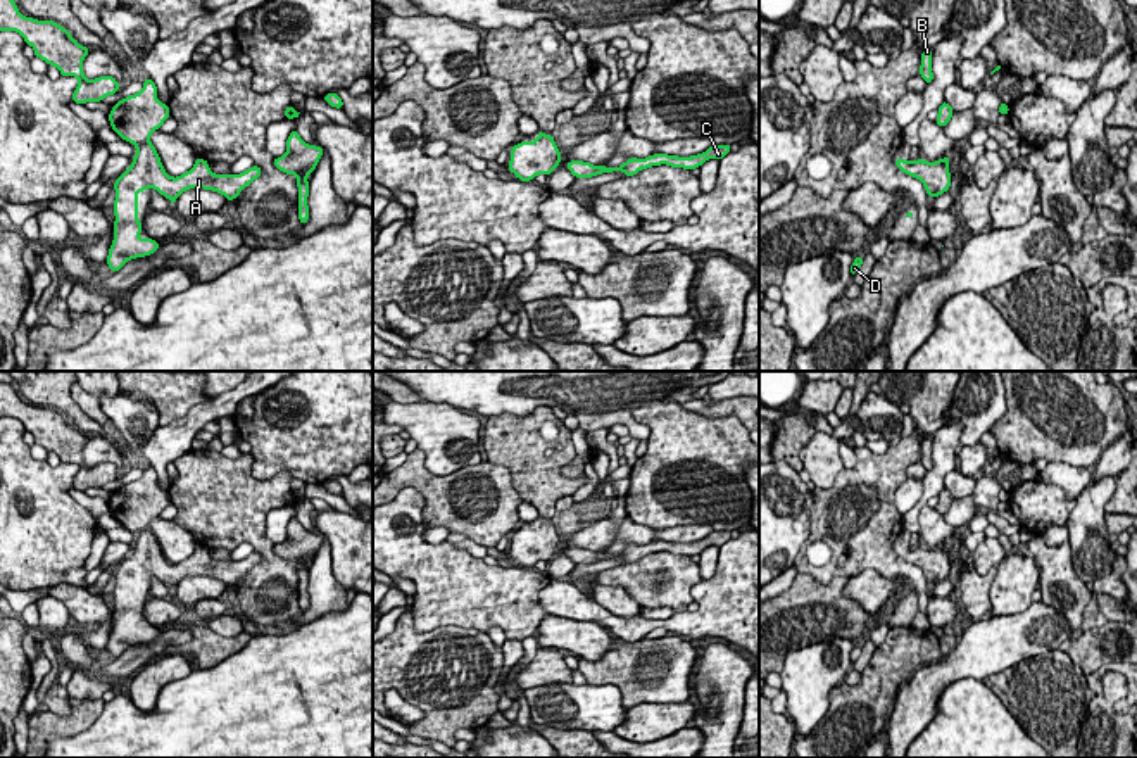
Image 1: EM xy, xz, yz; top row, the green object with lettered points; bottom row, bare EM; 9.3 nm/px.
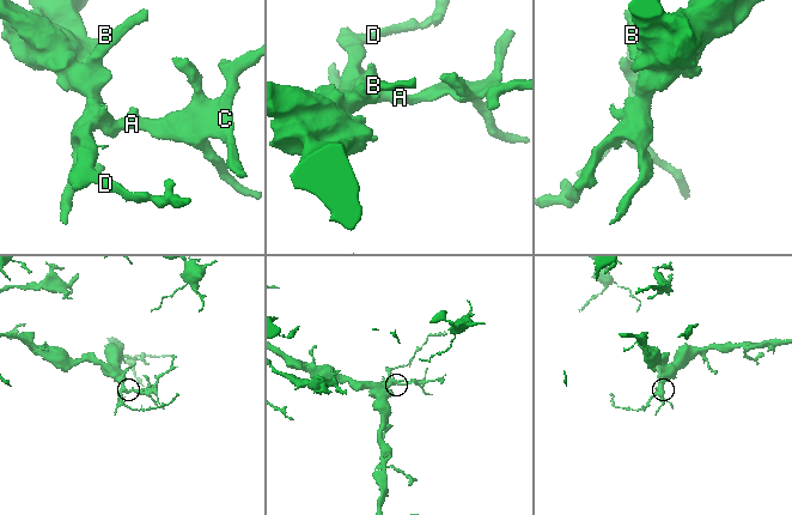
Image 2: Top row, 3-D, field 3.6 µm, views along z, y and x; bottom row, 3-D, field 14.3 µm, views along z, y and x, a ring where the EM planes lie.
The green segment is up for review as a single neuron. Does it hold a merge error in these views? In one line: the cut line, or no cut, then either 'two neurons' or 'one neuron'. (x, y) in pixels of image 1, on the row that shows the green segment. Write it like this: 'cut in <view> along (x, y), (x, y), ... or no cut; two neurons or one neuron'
no cut; one neuron

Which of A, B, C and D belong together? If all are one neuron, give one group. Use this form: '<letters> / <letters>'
A B C D

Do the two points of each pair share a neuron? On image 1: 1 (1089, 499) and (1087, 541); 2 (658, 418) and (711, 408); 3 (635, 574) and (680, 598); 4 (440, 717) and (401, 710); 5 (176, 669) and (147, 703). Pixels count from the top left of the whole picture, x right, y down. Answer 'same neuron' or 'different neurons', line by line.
1: same neuron
2: different neurons
3: same neuron
4: different neurons
5: same neuron

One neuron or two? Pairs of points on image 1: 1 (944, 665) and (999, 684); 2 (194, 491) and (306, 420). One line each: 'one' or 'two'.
1: two
2: two

